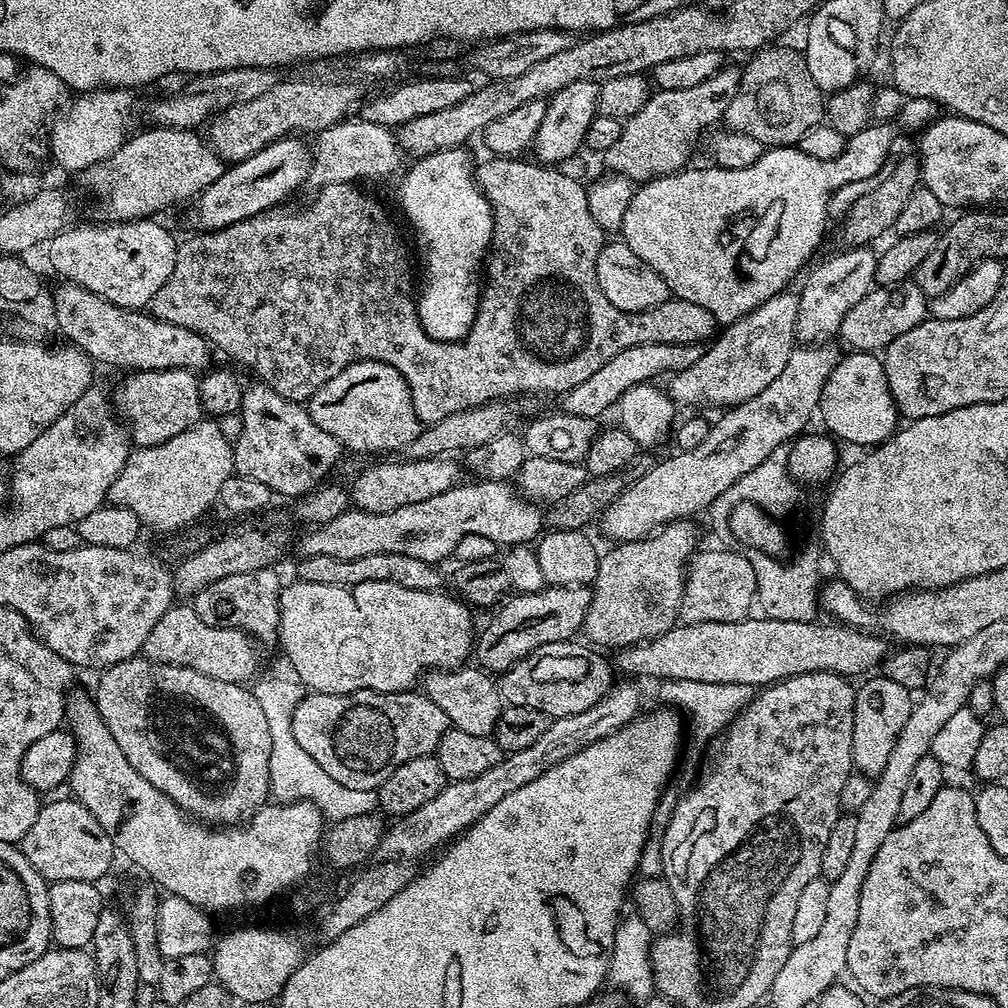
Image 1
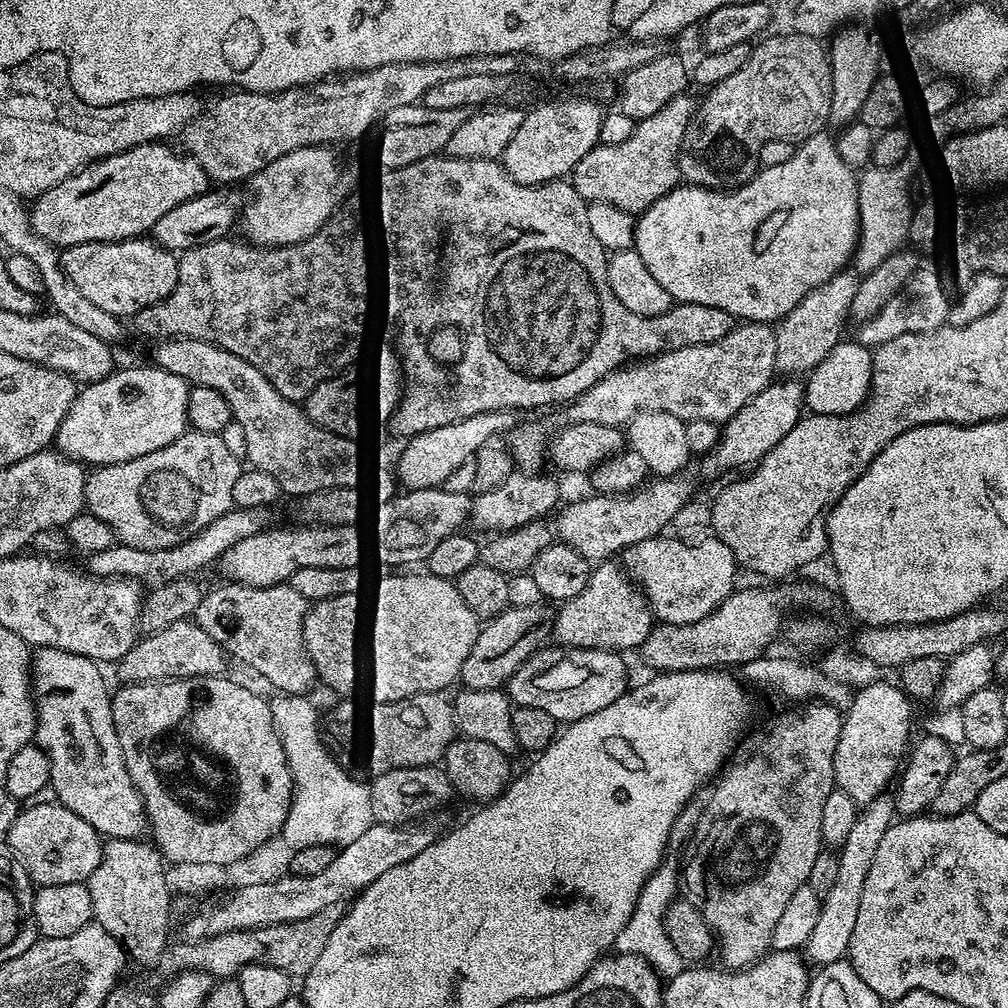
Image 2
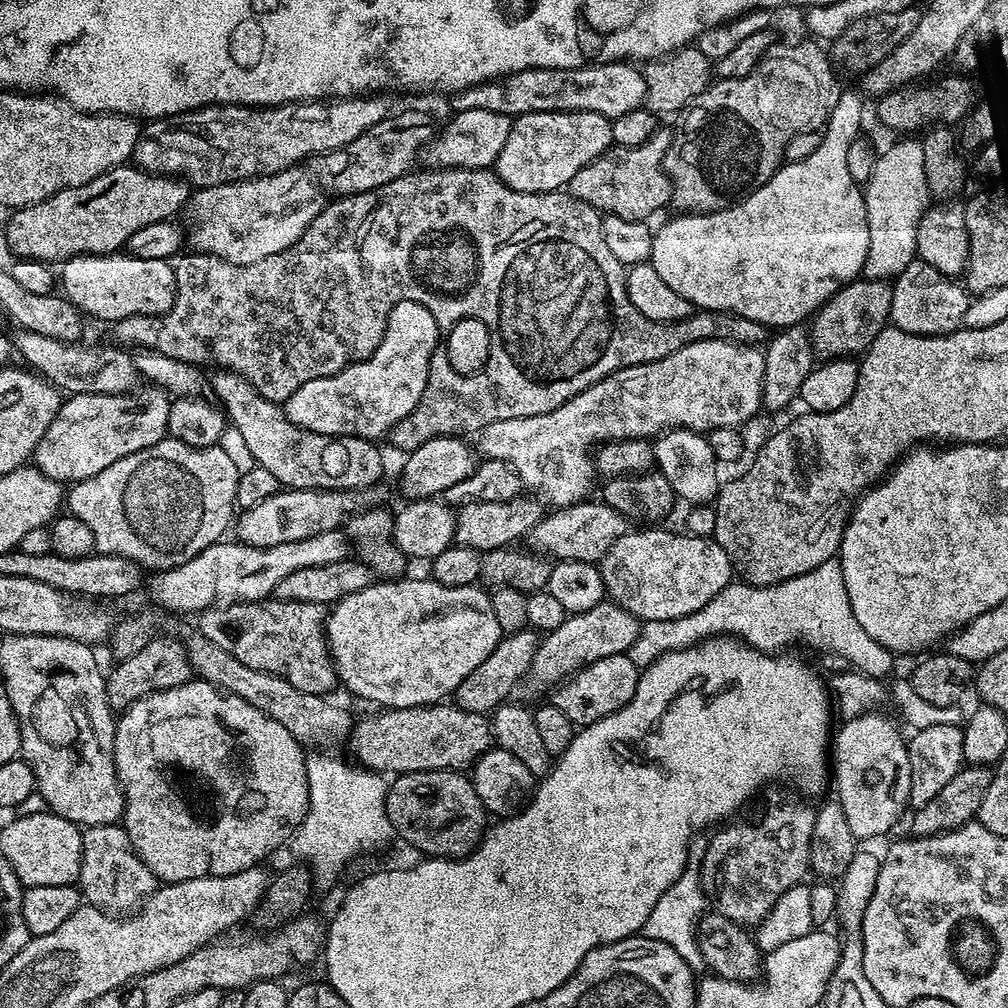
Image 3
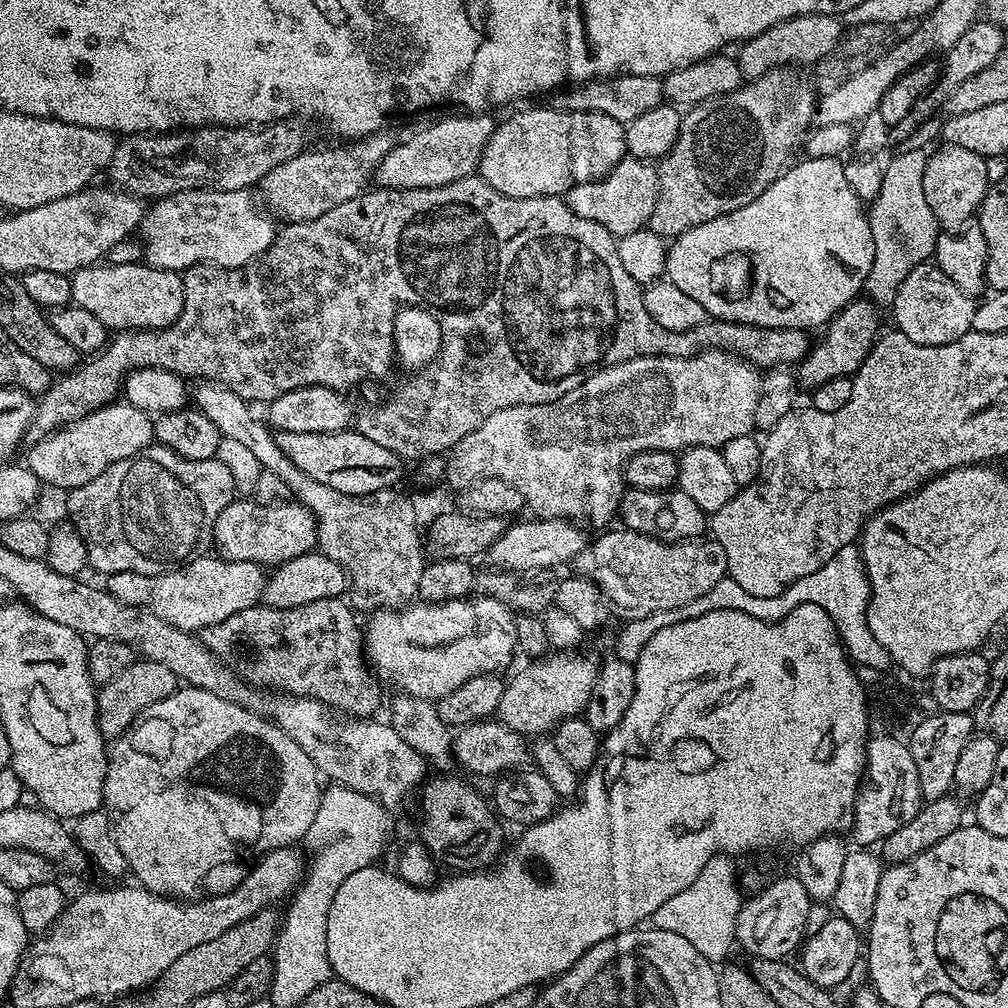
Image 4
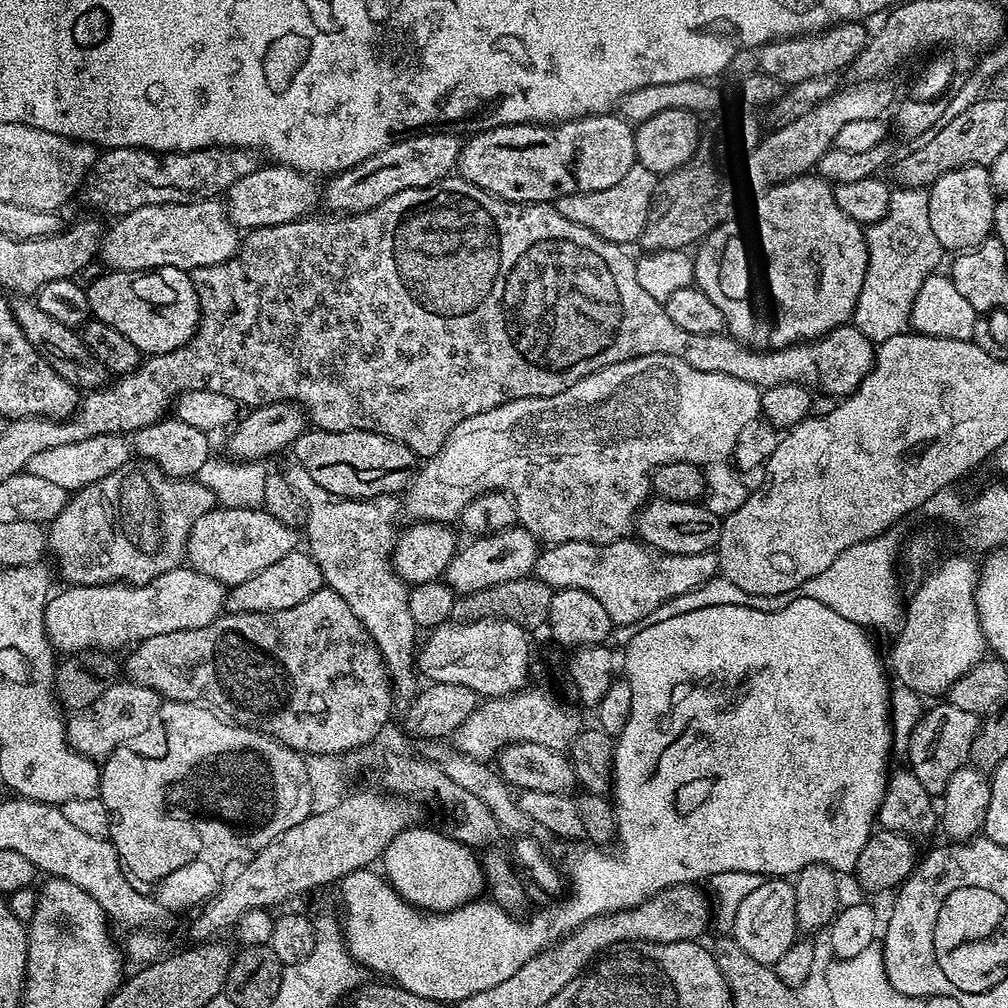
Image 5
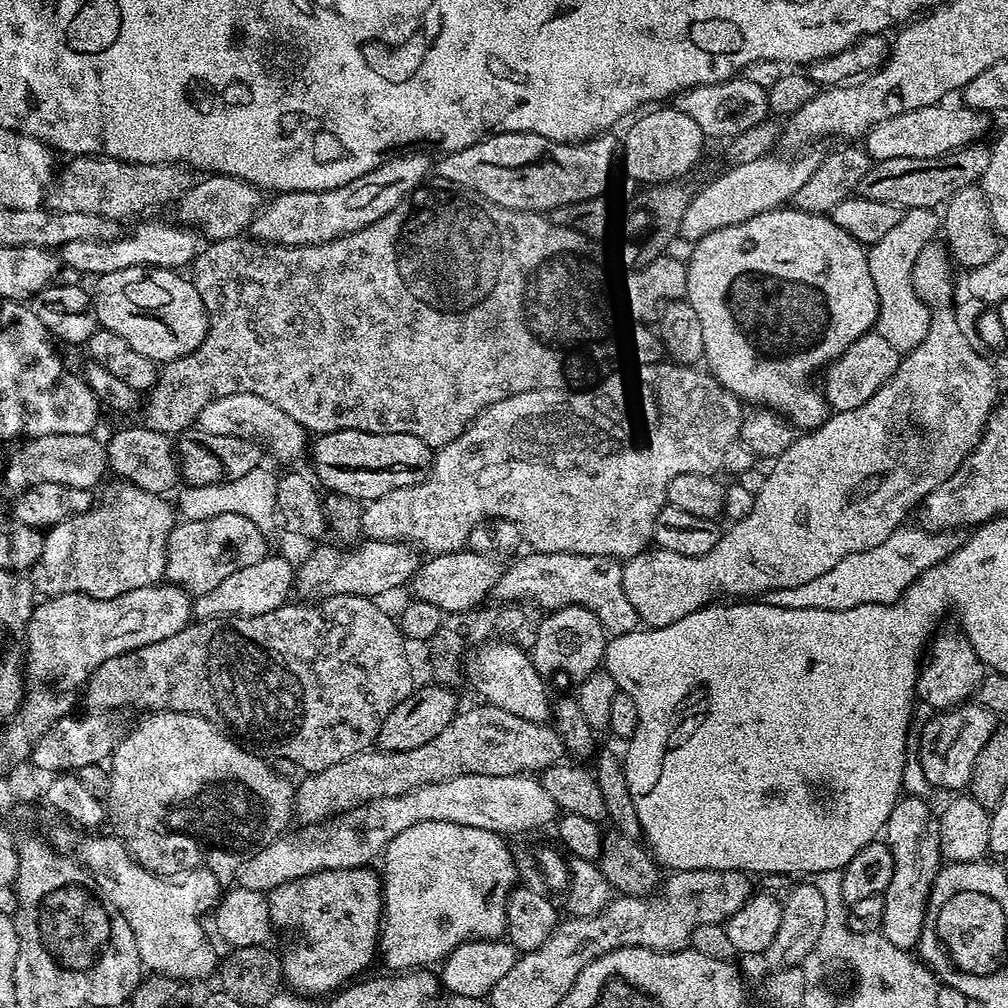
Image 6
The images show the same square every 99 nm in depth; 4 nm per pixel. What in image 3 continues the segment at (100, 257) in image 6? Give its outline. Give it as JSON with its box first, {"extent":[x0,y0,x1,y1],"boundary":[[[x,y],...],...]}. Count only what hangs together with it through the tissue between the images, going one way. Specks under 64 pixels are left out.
{"extent":[182,166,326,264],"boundary":[[[304,166],[284,168],[281,172],[272,172],[268,176],[252,176],[249,180],[235,180],[232,184],[219,184],[209,188],[196,188],[188,197],[187,204],[182,209],[182,216],[188,219],[186,223],[186,244],[193,252],[204,252],[208,256],[217,256],[231,264],[249,264],[250,262],[262,262],[262,258],[270,258],[270,254],[278,254],[286,250],[294,242],[300,240],[300,235],[312,224],[312,219],[324,209],[326,203],[325,193],[316,182],[316,177]]]}

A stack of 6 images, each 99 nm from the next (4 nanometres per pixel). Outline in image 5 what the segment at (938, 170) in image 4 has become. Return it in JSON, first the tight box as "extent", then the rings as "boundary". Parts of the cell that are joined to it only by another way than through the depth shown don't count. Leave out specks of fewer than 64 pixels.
{"extent":[927,164,997,251],"boundary":[[[972,164],[952,168],[929,185],[927,193],[930,230],[938,239],[941,249],[967,251],[991,235],[997,197],[991,171],[985,165]]]}

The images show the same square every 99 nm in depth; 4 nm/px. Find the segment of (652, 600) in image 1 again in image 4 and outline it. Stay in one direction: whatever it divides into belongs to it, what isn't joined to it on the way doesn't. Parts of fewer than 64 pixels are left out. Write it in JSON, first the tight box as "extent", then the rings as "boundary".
{"extent":[495,650,601,738],"boundary":[[[556,650],[525,663],[528,665],[514,673],[512,681],[509,679],[502,690],[502,700],[495,711],[500,723],[531,738],[539,732],[551,733],[557,724],[571,716],[580,716],[601,665],[594,653],[580,651]]]}

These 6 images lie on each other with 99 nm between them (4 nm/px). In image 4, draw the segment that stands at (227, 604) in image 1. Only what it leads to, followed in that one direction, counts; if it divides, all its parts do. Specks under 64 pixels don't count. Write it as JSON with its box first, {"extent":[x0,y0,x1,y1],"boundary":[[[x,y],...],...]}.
{"extent":[202,596,380,718],"boundary":[[[327,596],[318,602],[306,602],[306,606],[294,606],[293,608],[269,608],[267,606],[257,606],[247,608],[238,614],[230,614],[222,622],[214,626],[203,629],[202,639],[204,645],[208,647],[215,656],[223,658],[249,685],[265,688],[267,690],[283,690],[290,696],[309,696],[311,700],[321,700],[327,708],[335,710],[348,718],[368,718],[373,715],[372,711],[380,704],[380,688],[371,667],[366,663],[366,653],[364,651],[364,642],[362,639],[361,629],[356,629],[357,613],[353,611],[347,603],[343,604],[343,599],[335,596]]]}

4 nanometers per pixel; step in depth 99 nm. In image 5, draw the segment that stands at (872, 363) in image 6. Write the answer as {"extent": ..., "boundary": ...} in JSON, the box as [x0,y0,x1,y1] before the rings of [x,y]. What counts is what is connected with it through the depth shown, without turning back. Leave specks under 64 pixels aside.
{"extent":[712,323,876,398],"boundary":[[[851,323],[830,329],[826,335],[815,340],[788,344],[784,348],[750,348],[747,344],[728,335],[725,340],[712,340],[712,368],[720,368],[718,374],[730,374],[750,382],[758,389],[782,386],[782,382],[805,384],[813,390],[822,390],[823,395],[835,398],[851,396],[870,374],[876,360],[874,341],[866,338],[862,330]]]}

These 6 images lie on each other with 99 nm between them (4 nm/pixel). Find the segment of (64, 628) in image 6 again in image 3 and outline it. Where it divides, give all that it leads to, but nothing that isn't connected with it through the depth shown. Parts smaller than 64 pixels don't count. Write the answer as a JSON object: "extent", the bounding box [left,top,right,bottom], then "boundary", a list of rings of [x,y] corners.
{"extent":[146,530,350,614],"boundary":[[[340,530],[314,534],[314,538],[304,538],[302,542],[282,542],[282,546],[269,548],[255,548],[239,542],[224,543],[214,543],[202,550],[202,554],[190,558],[190,562],[153,575],[149,584],[147,581],[146,592],[148,588],[149,594],[157,600],[155,603],[161,609],[199,614],[205,608],[221,602],[269,599],[275,593],[278,582],[282,582],[282,578],[287,578],[289,574],[294,574],[294,570],[307,570],[310,566],[330,566],[330,562],[342,562],[350,556],[350,540]]]}

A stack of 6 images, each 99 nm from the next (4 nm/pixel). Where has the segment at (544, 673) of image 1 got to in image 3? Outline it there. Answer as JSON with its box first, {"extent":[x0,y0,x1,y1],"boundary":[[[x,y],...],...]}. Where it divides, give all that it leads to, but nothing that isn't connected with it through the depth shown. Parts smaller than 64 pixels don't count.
{"extent":[550,654,641,725],"boundary":[[[627,654],[602,658],[598,662],[587,664],[585,668],[579,668],[573,676],[555,685],[551,689],[550,703],[562,710],[562,714],[566,714],[566,718],[570,718],[573,725],[593,724],[622,710],[622,706],[626,706],[626,702],[634,698],[640,673],[641,669],[636,668],[634,662],[630,662]]]}

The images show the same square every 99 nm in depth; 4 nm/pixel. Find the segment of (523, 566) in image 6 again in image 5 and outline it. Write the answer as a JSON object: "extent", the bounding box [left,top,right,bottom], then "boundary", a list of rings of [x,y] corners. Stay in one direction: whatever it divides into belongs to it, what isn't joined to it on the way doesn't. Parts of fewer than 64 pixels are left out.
{"extent":[535,538,718,625],"boundary":[[[625,538],[609,544],[586,542],[562,542],[545,547],[537,555],[535,579],[558,588],[577,588],[594,594],[598,602],[610,614],[613,625],[639,625],[646,614],[654,614],[670,598],[686,594],[702,582],[718,575],[718,556],[715,551],[702,554],[657,554],[639,539]]]}

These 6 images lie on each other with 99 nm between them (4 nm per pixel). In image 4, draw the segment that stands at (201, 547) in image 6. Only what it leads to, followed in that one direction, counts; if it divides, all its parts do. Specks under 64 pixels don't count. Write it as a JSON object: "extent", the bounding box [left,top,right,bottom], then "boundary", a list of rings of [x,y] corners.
{"extent":[210,498,317,570],"boundary":[[[237,498],[230,502],[230,506],[226,506],[226,510],[222,510],[222,514],[218,514],[218,518],[212,522],[212,530],[210,533],[211,543],[216,544],[215,551],[219,553],[221,557],[225,560],[233,560],[234,562],[254,562],[260,565],[261,568],[265,570],[271,570],[278,564],[285,564],[290,562],[290,558],[298,558],[302,554],[313,551],[317,547],[317,536],[316,536],[316,522],[315,516],[310,509],[307,509],[305,505],[299,504],[297,502],[281,502],[279,504],[259,504],[257,500],[251,498]]]}

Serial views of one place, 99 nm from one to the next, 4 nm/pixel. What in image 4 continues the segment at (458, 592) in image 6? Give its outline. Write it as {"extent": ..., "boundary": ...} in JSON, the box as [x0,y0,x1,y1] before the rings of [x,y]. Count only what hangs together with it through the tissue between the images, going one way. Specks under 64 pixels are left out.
{"extent":[486,518,589,574],"boundary":[[[531,518],[522,524],[509,523],[508,529],[496,542],[488,547],[486,559],[492,568],[501,568],[507,572],[531,574],[541,570],[556,570],[559,564],[573,561],[588,545],[589,533],[583,532],[581,525],[569,520],[546,520]]]}

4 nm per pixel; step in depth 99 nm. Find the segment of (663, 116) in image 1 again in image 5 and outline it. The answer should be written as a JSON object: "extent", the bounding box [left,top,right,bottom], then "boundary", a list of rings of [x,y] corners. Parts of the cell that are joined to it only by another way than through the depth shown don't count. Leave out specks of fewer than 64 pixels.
{"extent":[554,166,654,242],"boundary":[[[634,166],[615,188],[597,192],[571,192],[555,201],[554,207],[562,218],[590,230],[593,236],[600,236],[609,242],[619,242],[625,236],[632,242],[639,241],[646,226],[646,214],[650,206],[654,180],[643,168]]]}

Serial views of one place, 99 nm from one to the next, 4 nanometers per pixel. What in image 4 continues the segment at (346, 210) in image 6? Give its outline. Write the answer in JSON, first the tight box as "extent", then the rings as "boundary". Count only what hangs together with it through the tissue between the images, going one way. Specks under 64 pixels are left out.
{"extent":[374,114,497,188],"boundary":[[[448,114],[445,120],[436,120],[429,128],[413,134],[409,140],[393,143],[390,154],[382,158],[376,167],[374,180],[381,188],[437,188],[446,186],[455,180],[461,180],[473,175],[480,167],[482,150],[486,150],[486,142],[490,142],[492,131],[496,128],[497,121],[491,120],[488,114]]]}

